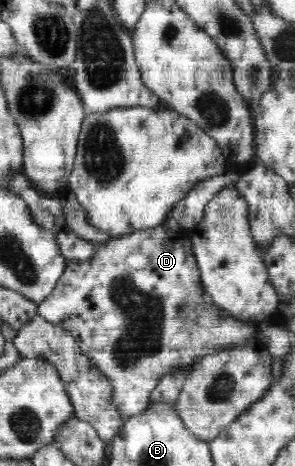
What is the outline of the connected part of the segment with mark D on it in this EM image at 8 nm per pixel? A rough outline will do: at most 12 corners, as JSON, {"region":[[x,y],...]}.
{"region":[[187,230],[68,261],[38,304],[125,419],[163,375],[254,339],[218,314]]}

